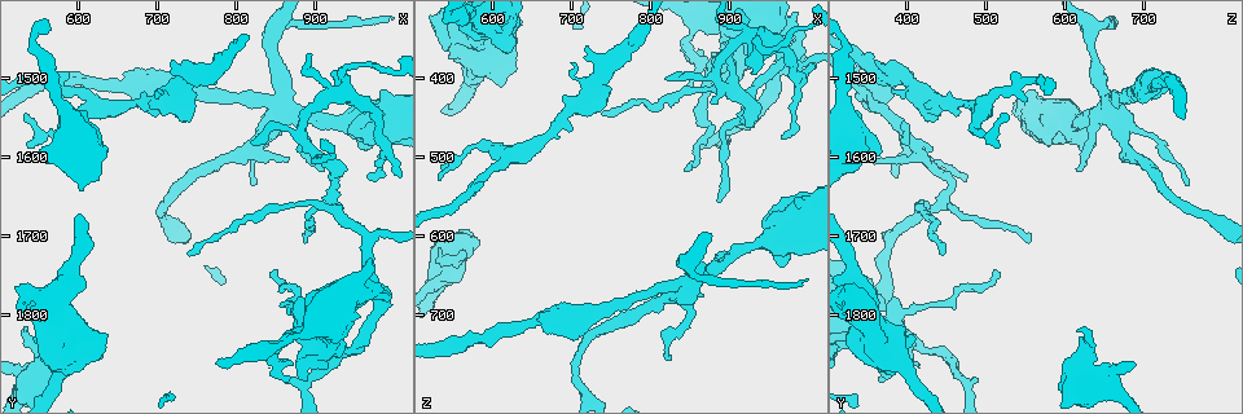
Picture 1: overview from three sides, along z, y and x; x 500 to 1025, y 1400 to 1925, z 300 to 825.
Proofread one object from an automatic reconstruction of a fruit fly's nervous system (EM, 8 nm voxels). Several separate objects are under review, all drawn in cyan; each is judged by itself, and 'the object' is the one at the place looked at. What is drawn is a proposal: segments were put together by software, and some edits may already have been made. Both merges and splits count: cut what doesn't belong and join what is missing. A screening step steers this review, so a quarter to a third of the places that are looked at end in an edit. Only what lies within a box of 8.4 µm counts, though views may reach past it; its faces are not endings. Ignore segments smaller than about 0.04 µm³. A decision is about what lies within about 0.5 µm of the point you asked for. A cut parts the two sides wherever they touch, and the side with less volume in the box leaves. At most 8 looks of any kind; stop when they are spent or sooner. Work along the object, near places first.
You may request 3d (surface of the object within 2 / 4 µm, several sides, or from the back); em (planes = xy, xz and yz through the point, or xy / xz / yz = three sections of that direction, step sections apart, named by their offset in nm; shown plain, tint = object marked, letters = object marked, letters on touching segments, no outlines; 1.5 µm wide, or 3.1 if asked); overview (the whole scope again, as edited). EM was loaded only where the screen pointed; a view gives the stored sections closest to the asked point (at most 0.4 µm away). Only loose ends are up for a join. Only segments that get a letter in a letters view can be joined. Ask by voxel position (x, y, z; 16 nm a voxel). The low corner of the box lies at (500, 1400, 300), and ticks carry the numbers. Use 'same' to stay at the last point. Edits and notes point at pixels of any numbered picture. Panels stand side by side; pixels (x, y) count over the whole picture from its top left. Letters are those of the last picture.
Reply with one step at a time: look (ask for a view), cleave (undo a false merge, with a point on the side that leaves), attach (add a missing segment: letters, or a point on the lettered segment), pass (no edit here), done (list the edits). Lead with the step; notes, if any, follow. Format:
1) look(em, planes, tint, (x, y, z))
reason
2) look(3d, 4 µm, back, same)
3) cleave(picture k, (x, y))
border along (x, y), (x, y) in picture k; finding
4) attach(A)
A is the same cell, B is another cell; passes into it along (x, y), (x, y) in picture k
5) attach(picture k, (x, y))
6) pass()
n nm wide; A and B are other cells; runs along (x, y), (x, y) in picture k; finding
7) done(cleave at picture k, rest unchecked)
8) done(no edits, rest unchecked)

look(3d, 4 µm, (985, 1770, 360))
sudden change in width

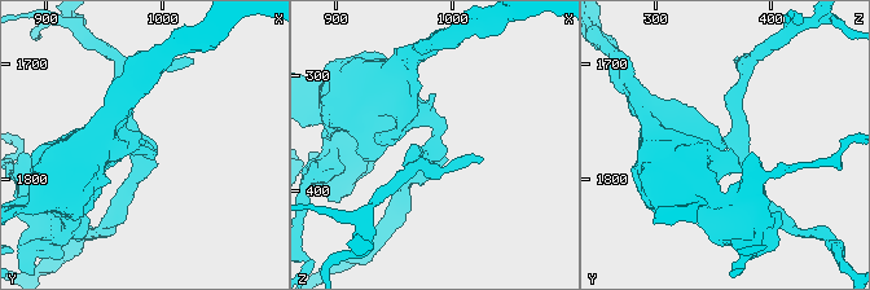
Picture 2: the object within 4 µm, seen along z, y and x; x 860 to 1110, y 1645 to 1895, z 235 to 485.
look(em, xz, step 8, tint, (984, 1768, 356))
now the EM

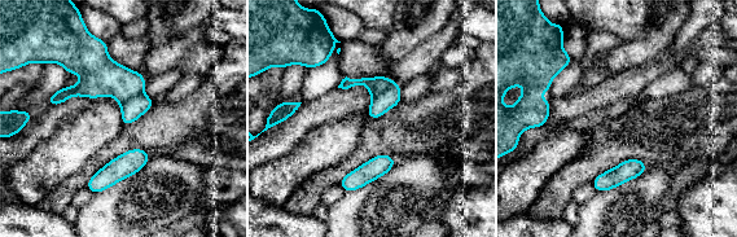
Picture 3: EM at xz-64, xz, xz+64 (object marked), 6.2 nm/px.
look(em, planes, letters, same)
another direction

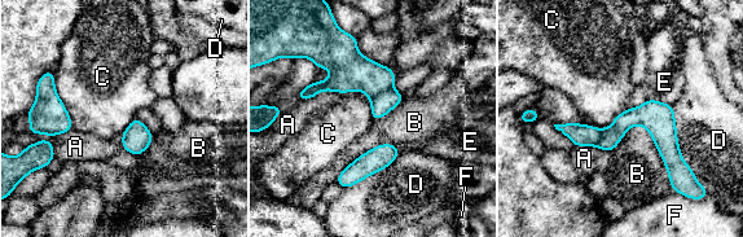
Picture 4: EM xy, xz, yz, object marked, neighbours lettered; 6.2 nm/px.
cleave(picture 4, (351, 70))
70 nm wide; A, B, C, D, E and F are other cells; a second cell is stuck on

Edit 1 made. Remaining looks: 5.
look(overview)
see it whole again

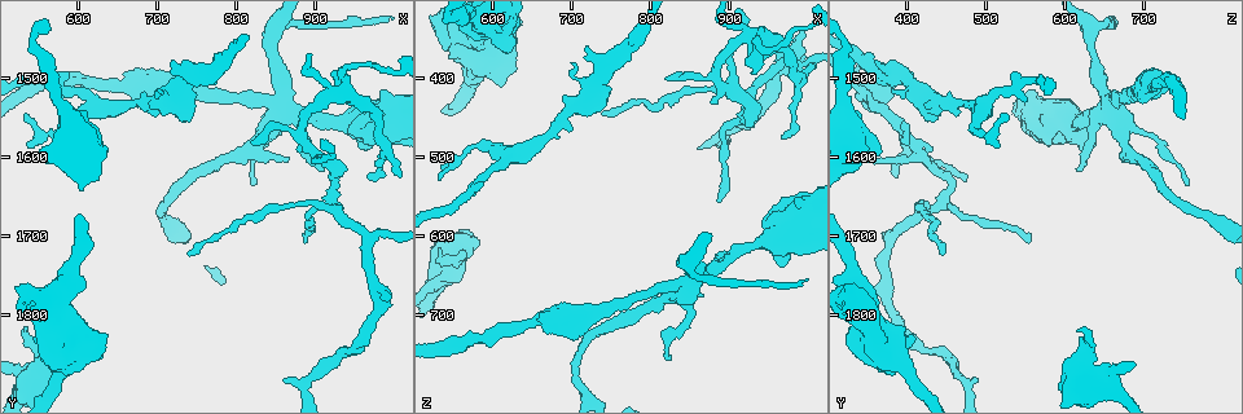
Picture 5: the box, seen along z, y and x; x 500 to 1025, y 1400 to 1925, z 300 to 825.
look(em, planes, plain, (975, 1625, 475))
thin end

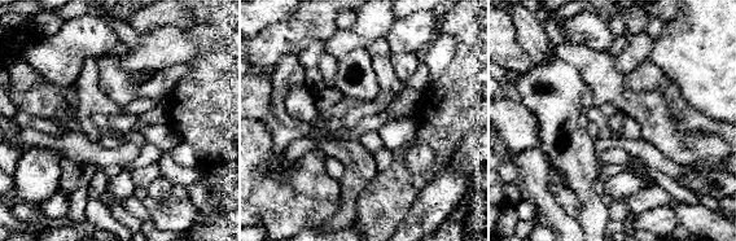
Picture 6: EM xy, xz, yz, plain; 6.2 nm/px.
look(em, planes, letters, same)

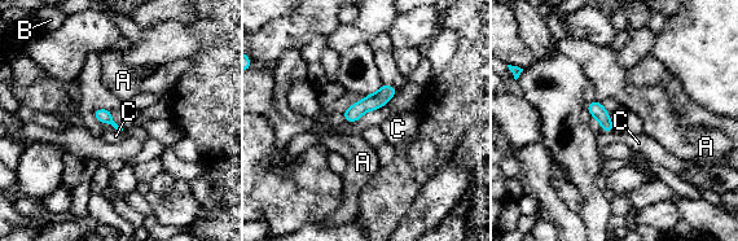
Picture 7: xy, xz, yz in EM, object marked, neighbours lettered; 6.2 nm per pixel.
pass()
A, B and C are other cells; runs along (392, 91), (346, 117) in picture 7; none of them fits

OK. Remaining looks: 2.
done(cleave at picture 4, rest unchecked)

